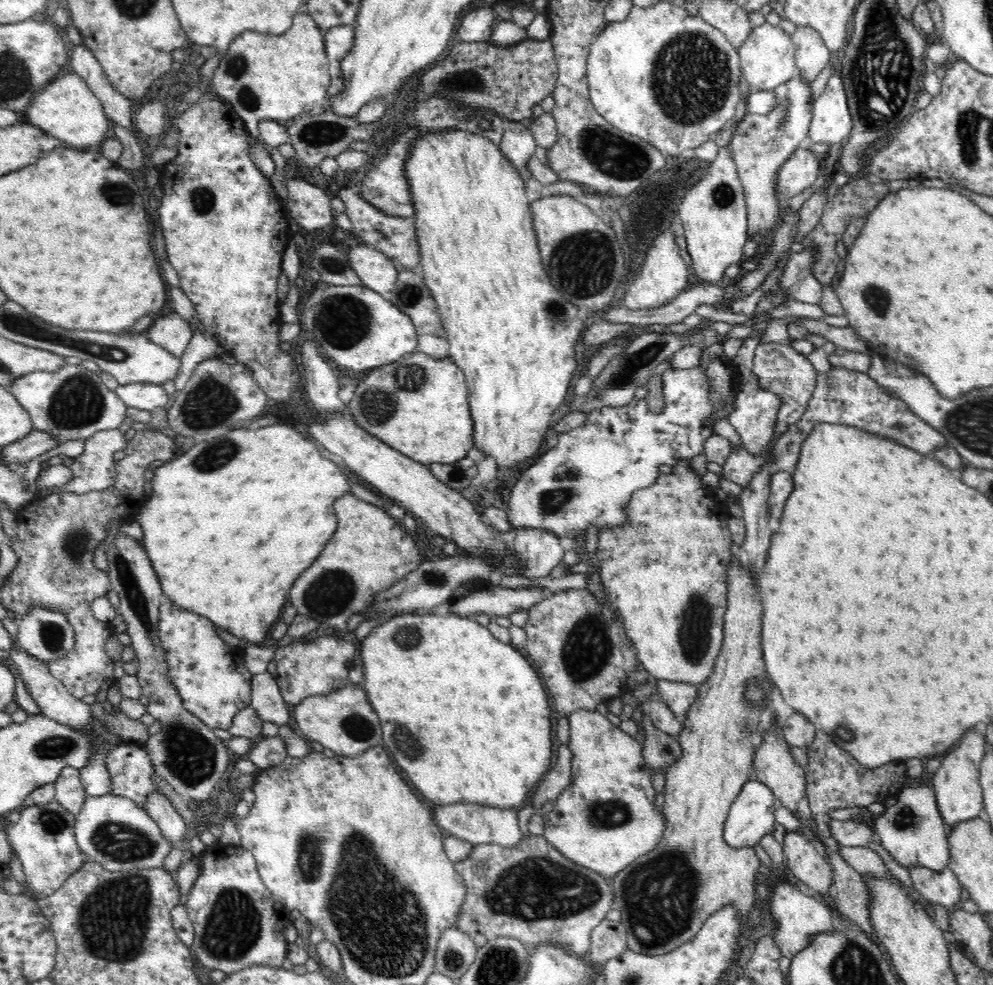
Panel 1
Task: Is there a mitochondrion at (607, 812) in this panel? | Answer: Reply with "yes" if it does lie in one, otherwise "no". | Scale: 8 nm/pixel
yes

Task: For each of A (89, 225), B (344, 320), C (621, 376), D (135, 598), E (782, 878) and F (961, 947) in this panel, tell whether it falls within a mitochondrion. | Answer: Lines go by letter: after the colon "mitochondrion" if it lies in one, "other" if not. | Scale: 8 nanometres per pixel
A: other
B: mitochondrion
C: mitochondrion
D: mitochondrion
E: other
F: other

